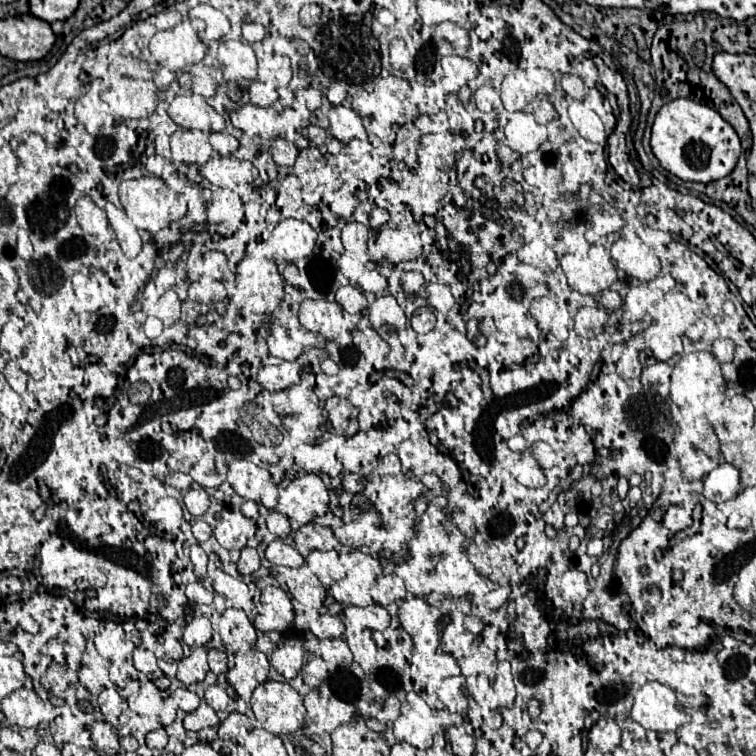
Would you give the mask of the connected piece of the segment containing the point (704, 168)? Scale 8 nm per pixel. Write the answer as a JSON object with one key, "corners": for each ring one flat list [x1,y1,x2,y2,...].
{"corners":[[687,98,671,100,657,112,657,118,653,122,651,148,667,172,675,174,681,180,705,184,731,174,743,152,733,126,725,122,717,110]]}

